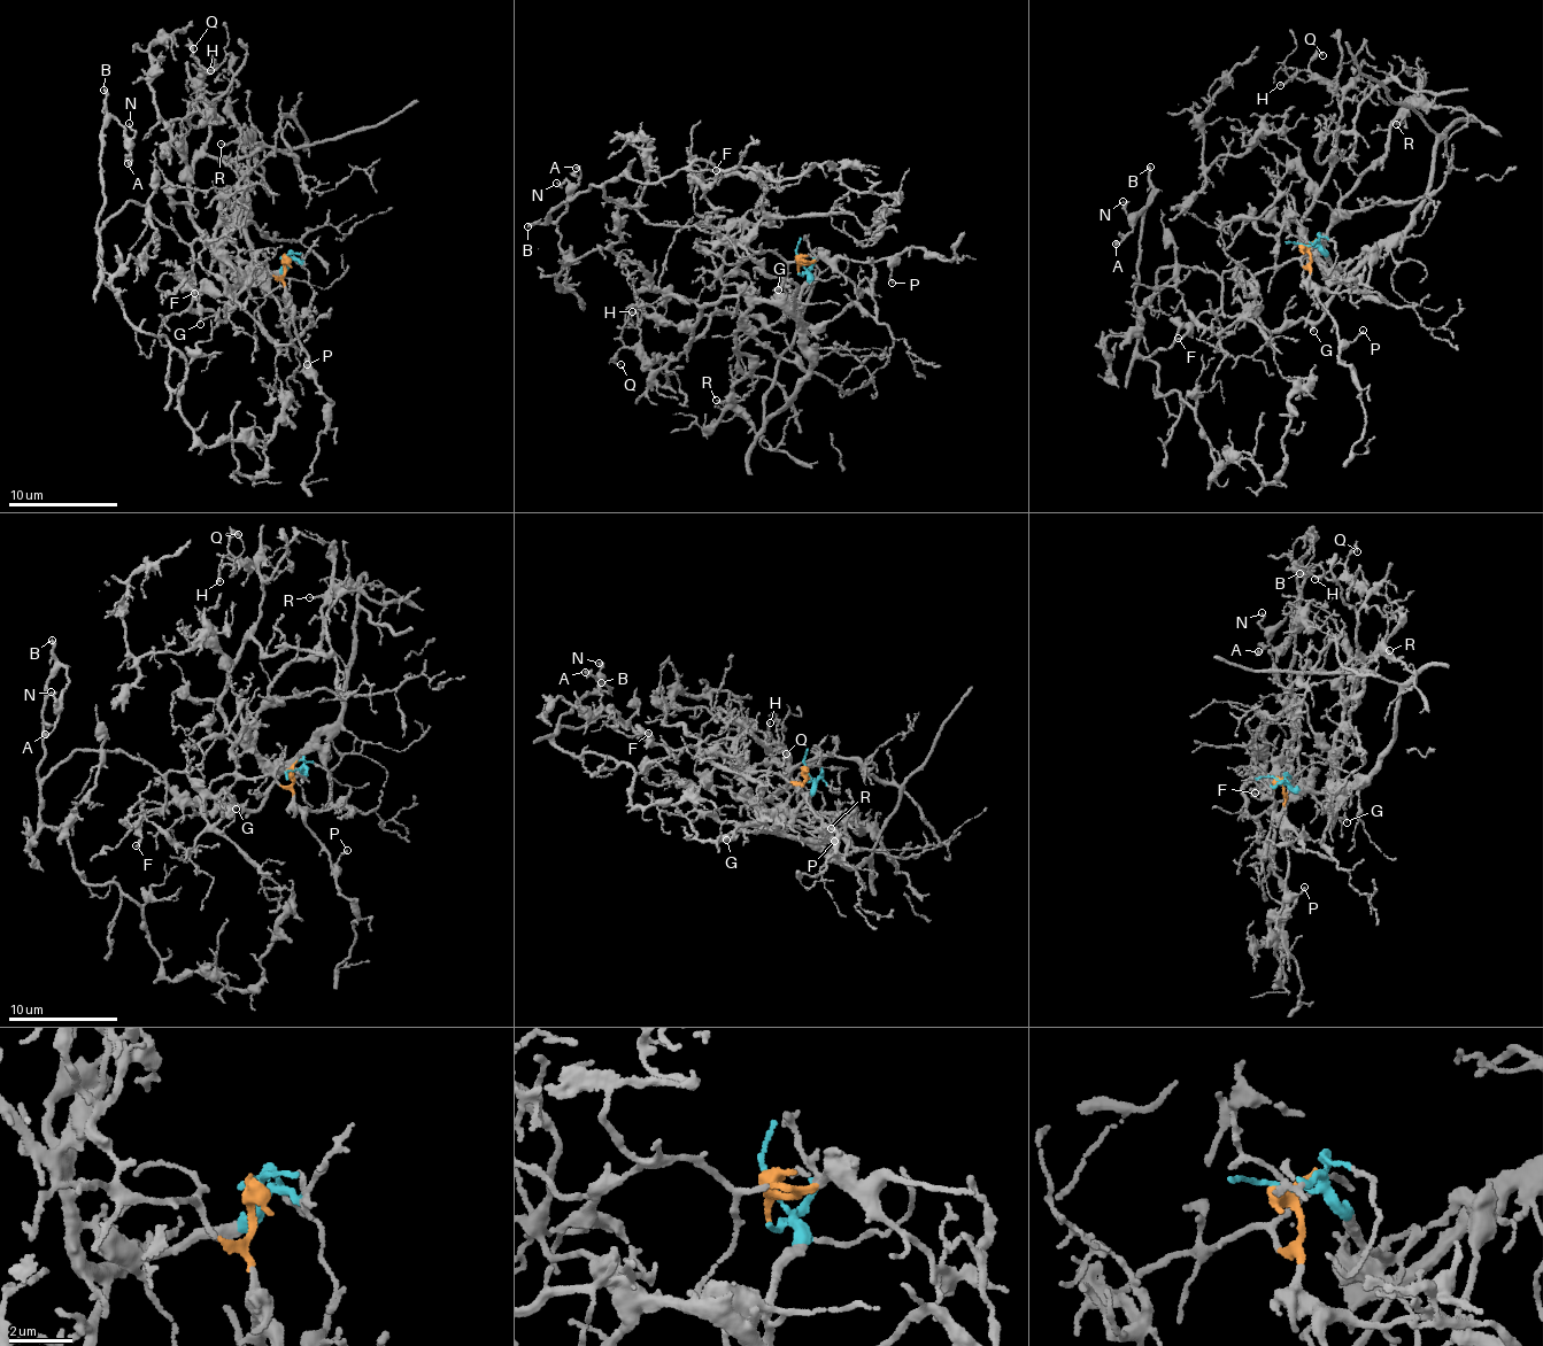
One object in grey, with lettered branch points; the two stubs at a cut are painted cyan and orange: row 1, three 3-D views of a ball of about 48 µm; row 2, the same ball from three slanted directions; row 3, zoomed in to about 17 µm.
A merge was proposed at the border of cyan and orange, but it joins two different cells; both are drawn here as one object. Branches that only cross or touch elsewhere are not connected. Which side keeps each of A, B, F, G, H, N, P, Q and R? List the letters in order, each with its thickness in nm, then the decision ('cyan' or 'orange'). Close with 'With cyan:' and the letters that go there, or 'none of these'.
A: 180 nm thick; orange
B: 240 nm thick; orange
F: 160 nm thick; orange
G: 150 nm thick; cyan
H: 100 nm thick; cyan
N: 150 nm thick; orange
P: 130 nm thick; orange
Q: 150 nm thick; cyan
R: 160 nm thick; cyan
With cyan: G, H, Q, R

